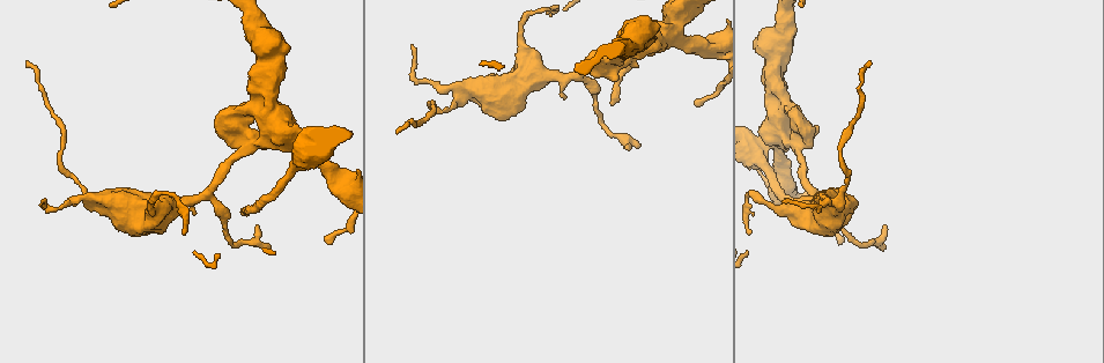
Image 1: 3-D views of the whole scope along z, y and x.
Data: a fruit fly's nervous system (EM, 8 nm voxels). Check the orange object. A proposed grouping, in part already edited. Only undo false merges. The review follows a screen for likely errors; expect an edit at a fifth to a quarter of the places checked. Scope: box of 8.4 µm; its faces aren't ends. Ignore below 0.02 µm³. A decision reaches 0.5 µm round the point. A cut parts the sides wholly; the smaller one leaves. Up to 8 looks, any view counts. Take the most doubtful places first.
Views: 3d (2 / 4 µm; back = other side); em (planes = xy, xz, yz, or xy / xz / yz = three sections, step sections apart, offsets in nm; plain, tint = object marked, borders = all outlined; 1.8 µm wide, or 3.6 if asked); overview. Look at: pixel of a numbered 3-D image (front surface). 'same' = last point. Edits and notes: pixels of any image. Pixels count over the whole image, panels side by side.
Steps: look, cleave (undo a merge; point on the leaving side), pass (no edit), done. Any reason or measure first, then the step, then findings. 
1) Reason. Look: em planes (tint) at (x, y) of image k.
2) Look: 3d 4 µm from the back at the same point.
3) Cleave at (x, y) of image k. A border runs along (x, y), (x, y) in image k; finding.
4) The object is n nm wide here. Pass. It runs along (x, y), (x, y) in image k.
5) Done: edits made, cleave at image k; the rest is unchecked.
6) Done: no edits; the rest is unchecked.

Look: 3d 4 µm at (675, 19) of image 1.

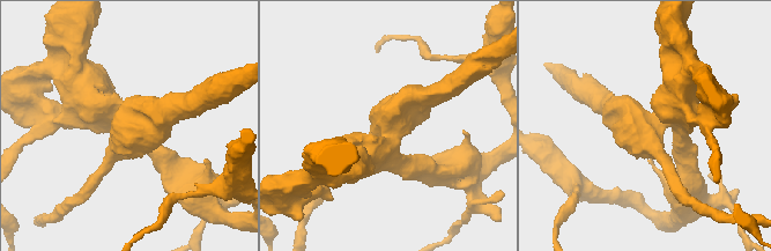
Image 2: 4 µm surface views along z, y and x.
Look: em xy step 8 (tint) at (390, 130) of image 2.

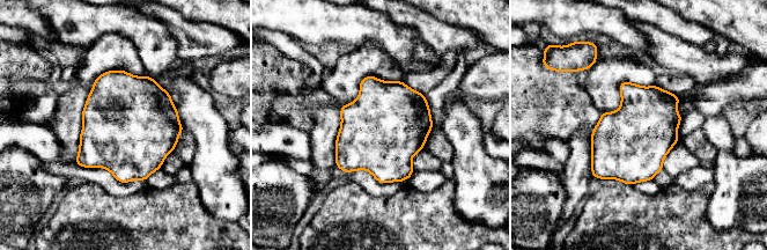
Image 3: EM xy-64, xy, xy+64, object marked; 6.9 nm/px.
Look: em planes (tint) at the same point.

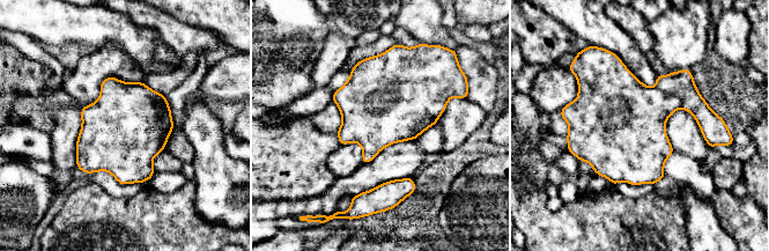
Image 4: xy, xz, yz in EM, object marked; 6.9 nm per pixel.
The object is 550 nm wide here. Cleave at (641, 112) of image 4. A border runs along (655, 86), (675, 95), (682, 106) in image 4; two neurons meet here.

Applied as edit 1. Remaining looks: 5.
Branch point. Look: 3d 4 µm at (243, 149) of image 1.

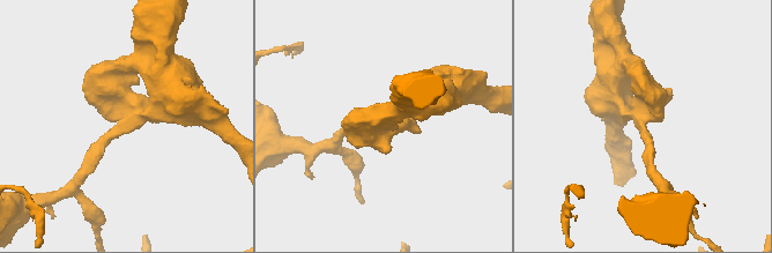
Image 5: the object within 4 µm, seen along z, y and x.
3 arms meet here; the arms are 180, 280, 340 nm wide; now the EM. Look: em planes (tint) at (125, 121) of image 5.

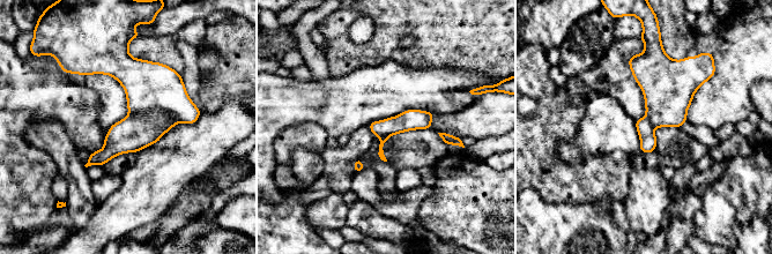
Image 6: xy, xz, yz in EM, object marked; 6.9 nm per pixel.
Pass. It runs along (429, 116), (396, 124), (383, 137), (380, 154) in image 6; all the same neuron.

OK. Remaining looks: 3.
Calibre changes. Look: em 3.6 µm xz step 8 (tint) at (473, 91) of image 1.

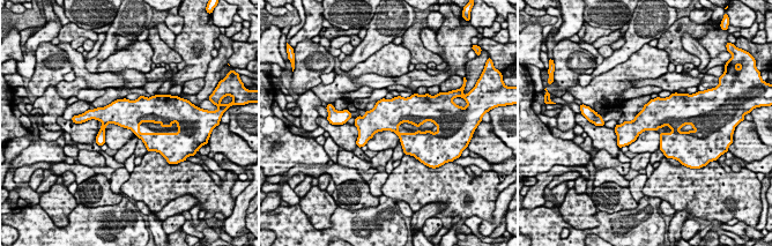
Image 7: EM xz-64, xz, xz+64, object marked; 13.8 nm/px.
Pass. Continuous, no second neuron.

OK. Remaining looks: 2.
Done: edits made, cleave at image 4; the rest is unchecked.

